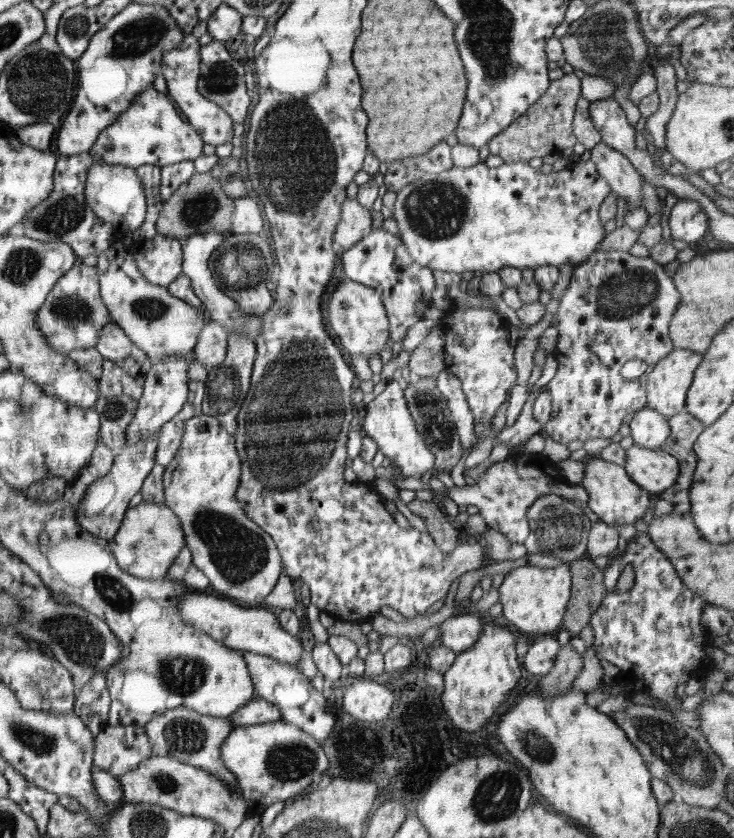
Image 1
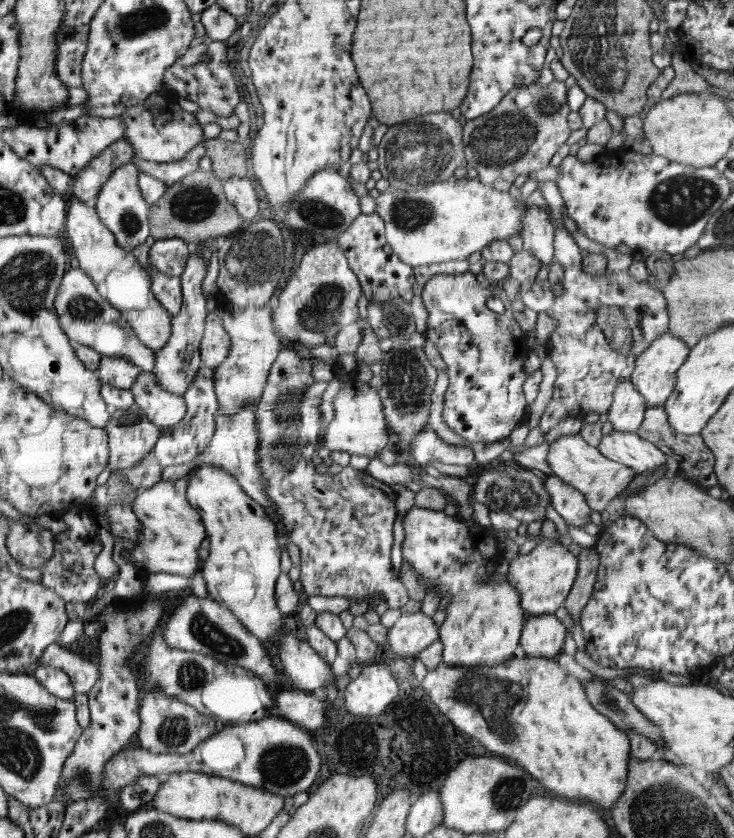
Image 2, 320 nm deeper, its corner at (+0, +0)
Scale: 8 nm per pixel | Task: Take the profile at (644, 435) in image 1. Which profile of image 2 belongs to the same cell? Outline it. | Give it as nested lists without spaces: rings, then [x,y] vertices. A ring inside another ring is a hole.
[[[620,379],[604,419],[612,423],[613,430],[636,433],[644,420],[646,409],[645,398],[638,392],[634,383],[630,379]]]

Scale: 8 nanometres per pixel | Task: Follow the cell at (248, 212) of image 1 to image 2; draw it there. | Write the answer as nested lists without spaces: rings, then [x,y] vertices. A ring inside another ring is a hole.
[[[231,176],[227,179],[222,180],[224,195],[227,201],[236,207],[244,220],[244,224],[248,226],[248,220],[259,218],[258,194],[255,185],[250,182],[248,177]]]

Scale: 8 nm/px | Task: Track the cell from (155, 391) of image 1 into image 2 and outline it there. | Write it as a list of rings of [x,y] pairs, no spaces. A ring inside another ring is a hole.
[[[190,247],[189,257],[181,278],[181,291],[183,303],[178,314],[171,317],[171,336],[164,348],[155,351],[155,363],[151,373],[162,390],[172,394],[183,396],[188,390],[189,384],[196,378],[202,365],[199,346],[205,330],[205,318],[208,310],[206,304],[208,298],[202,293],[202,282],[208,270],[207,262],[199,257],[198,252]]]

